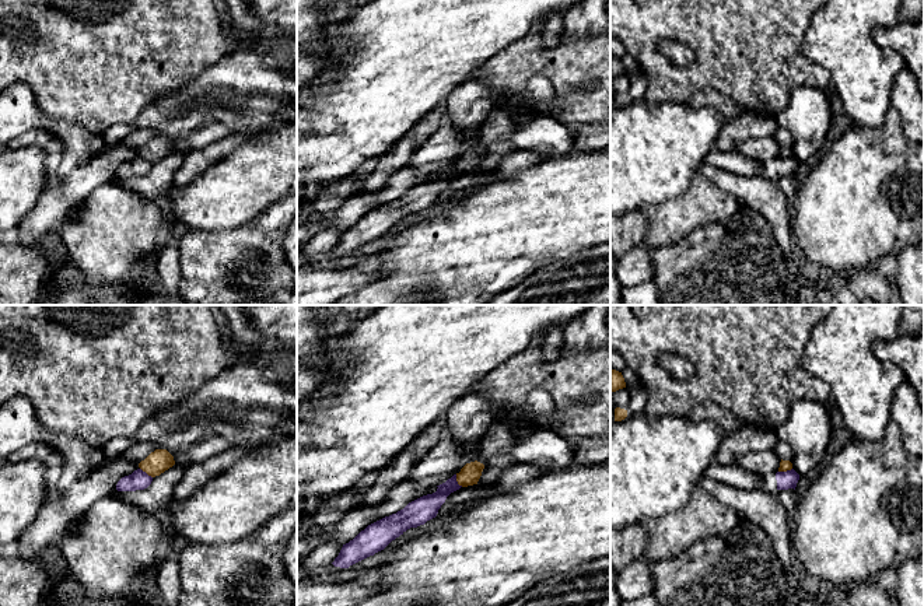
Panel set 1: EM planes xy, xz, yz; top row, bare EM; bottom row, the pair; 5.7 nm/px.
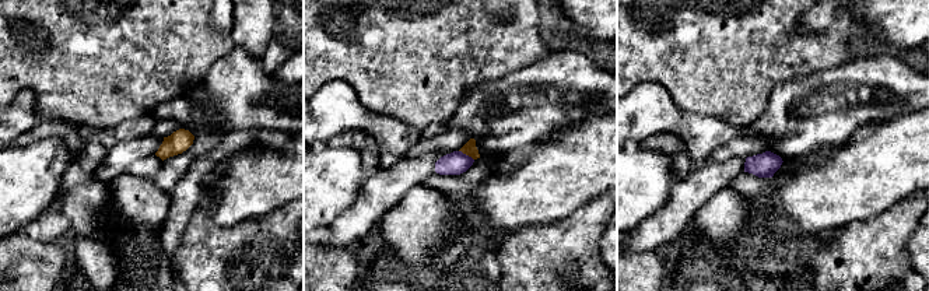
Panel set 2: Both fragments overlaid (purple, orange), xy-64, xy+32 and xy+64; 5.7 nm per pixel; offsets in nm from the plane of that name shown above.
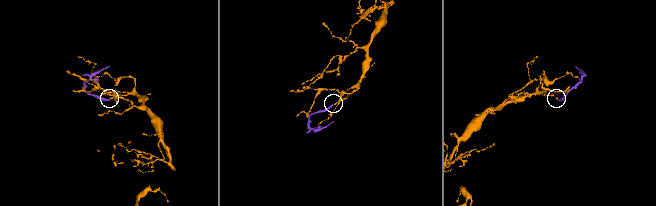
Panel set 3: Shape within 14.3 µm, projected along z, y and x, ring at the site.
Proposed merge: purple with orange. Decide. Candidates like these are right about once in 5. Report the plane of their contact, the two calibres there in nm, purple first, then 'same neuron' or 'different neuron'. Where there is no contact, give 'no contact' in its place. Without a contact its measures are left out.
xz | 140/120 nm | different neuron

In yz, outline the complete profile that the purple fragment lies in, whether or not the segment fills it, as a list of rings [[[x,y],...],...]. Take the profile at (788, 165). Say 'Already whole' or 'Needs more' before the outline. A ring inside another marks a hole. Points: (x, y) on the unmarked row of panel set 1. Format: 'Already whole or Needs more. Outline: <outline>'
Needs more. Outline: [[[717,147],[707,154],[706,162],[738,175],[763,176],[771,181],[777,176],[795,176],[799,167],[799,161],[794,155],[760,162],[742,155],[738,150],[721,151]]]

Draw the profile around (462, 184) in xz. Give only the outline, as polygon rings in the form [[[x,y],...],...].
[[[498,169],[494,171],[473,171],[468,174],[461,174],[459,176],[451,179],[445,189],[438,196],[437,203],[449,202],[455,193],[463,195],[470,189],[482,186],[491,181],[498,181],[505,178]]]

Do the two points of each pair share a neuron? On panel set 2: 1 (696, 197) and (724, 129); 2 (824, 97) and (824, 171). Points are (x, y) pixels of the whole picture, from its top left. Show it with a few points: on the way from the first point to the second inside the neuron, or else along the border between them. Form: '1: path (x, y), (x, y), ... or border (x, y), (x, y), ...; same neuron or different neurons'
1: border (704, 164), (691, 168); different neurons
2: border (851, 136), (831, 151), (810, 160); different neurons

